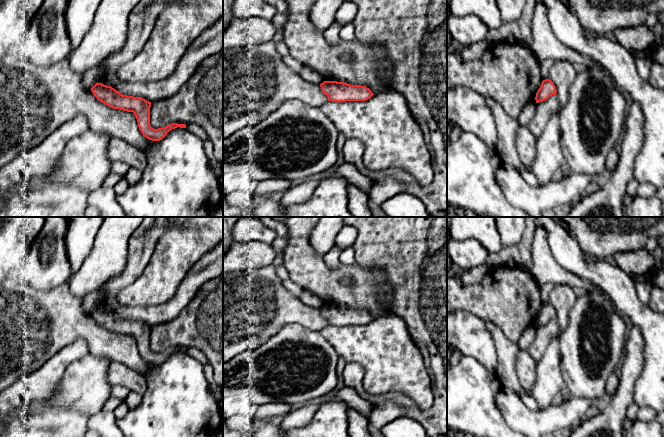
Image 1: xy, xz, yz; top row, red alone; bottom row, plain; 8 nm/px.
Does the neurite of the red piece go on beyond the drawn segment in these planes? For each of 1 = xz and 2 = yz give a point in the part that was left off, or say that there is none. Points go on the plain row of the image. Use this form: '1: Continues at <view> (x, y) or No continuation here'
1: No continuation here
2: No continuation here

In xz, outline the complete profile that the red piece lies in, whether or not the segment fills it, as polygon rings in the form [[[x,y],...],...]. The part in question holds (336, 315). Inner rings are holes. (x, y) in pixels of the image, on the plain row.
[[[324,305],[320,308],[322,316],[328,321],[328,325],[366,325],[374,318],[366,310],[350,309],[344,306]]]

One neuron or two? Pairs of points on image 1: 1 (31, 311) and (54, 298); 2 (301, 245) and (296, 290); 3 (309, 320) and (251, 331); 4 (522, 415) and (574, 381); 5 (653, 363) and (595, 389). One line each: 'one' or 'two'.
1: one
2: two
3: one
4: two
5: two

